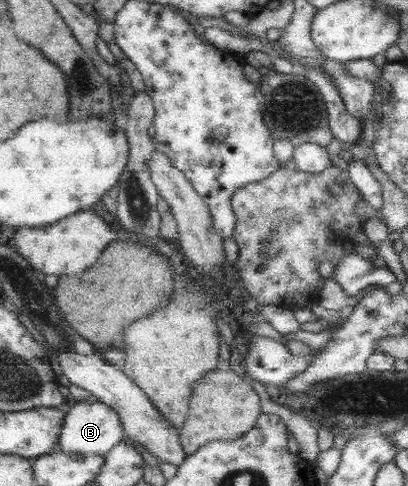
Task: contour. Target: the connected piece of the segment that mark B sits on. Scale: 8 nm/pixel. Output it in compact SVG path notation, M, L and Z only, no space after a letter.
M99 400L95 403L77 402L66 414L59 451L68 455L105 456L124 441L125 436L120 414L112 406Z

